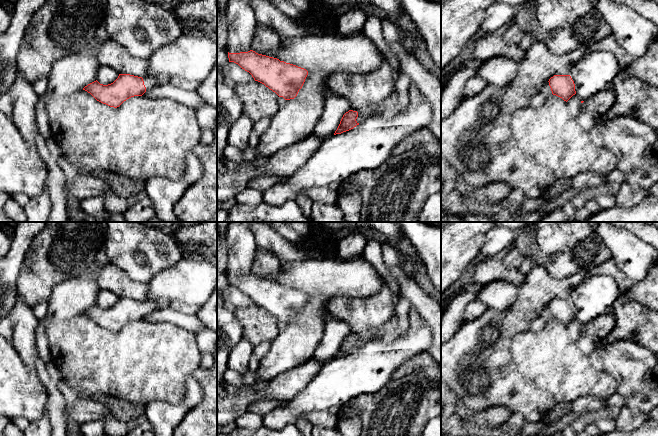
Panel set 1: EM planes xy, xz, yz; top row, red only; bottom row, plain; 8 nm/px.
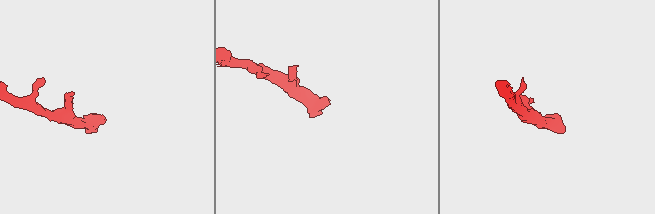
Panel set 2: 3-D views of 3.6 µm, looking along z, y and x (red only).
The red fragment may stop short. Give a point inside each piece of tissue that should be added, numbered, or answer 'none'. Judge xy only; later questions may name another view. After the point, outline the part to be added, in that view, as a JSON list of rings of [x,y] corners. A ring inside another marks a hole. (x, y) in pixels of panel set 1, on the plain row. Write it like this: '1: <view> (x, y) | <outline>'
1: xy (150, 306) | [[[142,301],[143,305],[144,305],[144,309],[146,311],[146,315],[149,313],[152,313],[156,310],[161,309],[163,306],[165,306],[166,304],[162,303],[162,302],[156,302],[156,301]]]

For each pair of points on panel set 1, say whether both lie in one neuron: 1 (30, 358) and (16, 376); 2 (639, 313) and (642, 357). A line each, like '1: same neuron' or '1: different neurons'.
1: different neurons
2: different neurons

